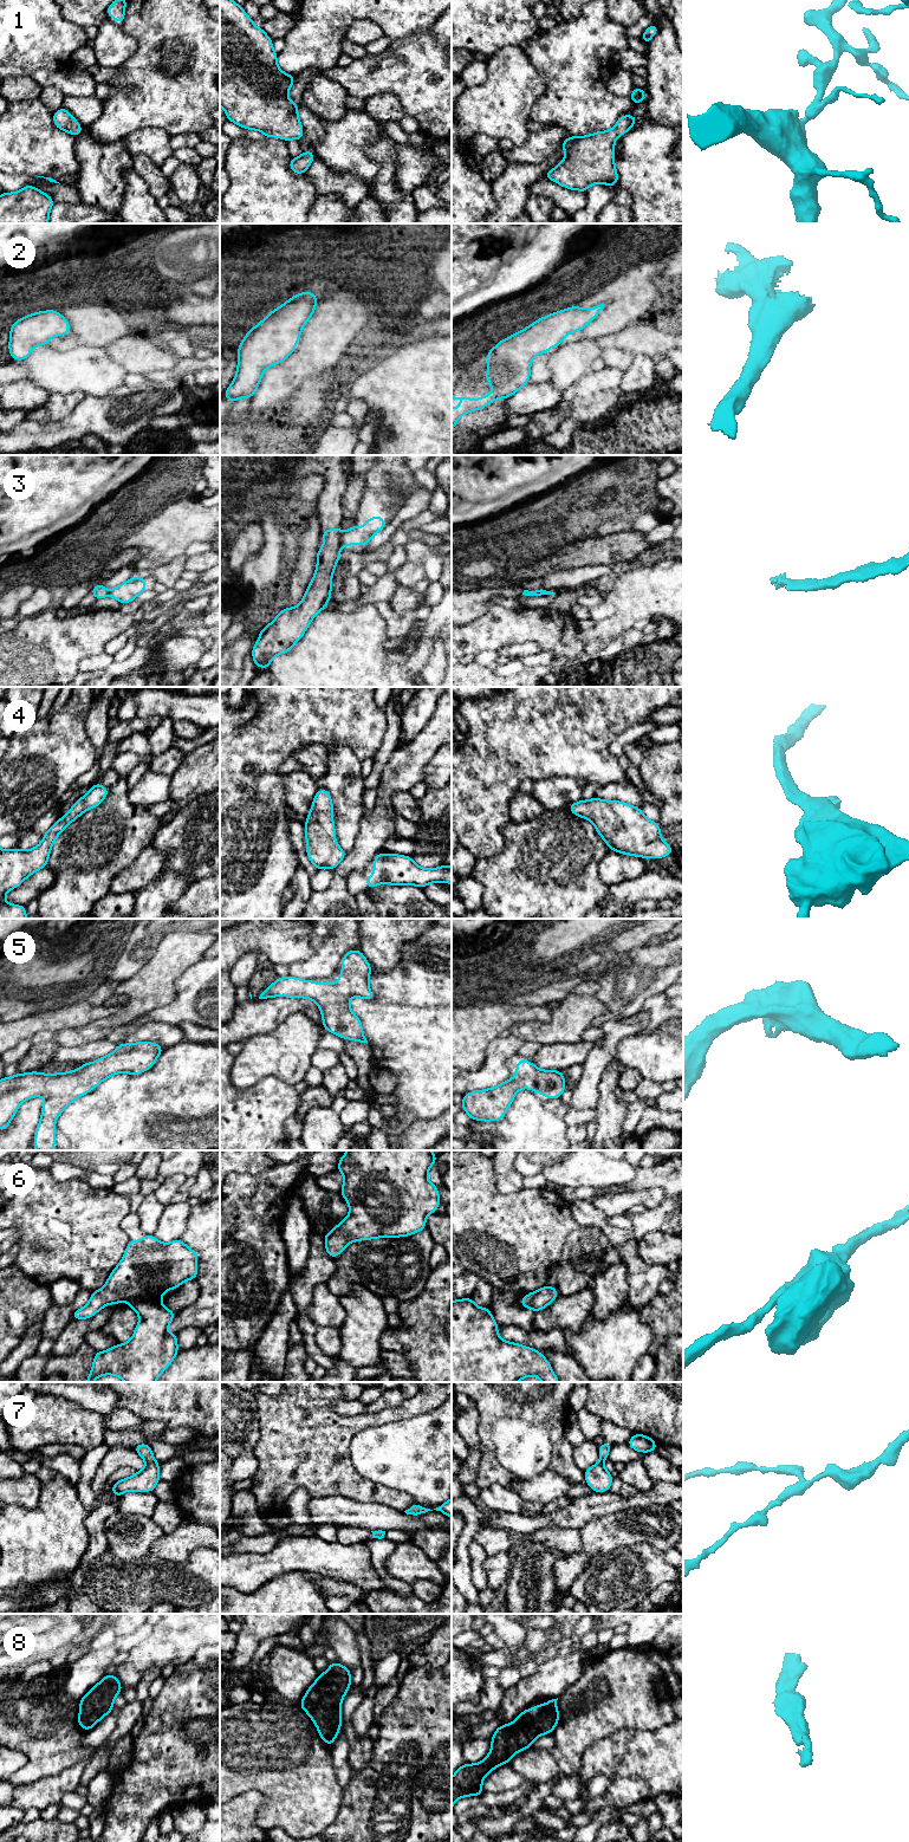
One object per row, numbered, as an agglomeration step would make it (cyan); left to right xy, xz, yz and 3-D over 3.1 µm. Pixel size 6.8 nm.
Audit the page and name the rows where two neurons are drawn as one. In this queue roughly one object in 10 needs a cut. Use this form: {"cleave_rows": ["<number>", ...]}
{"cleave_rows": ["3"]}

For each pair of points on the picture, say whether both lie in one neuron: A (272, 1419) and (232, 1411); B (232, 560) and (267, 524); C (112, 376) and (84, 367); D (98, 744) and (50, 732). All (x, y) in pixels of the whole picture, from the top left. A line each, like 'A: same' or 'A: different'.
A: different
B: different
C: same
D: different

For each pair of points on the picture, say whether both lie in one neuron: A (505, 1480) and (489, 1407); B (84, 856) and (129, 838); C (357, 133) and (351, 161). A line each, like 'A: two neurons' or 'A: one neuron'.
A: one neuron
B: one neuron
C: one neuron

